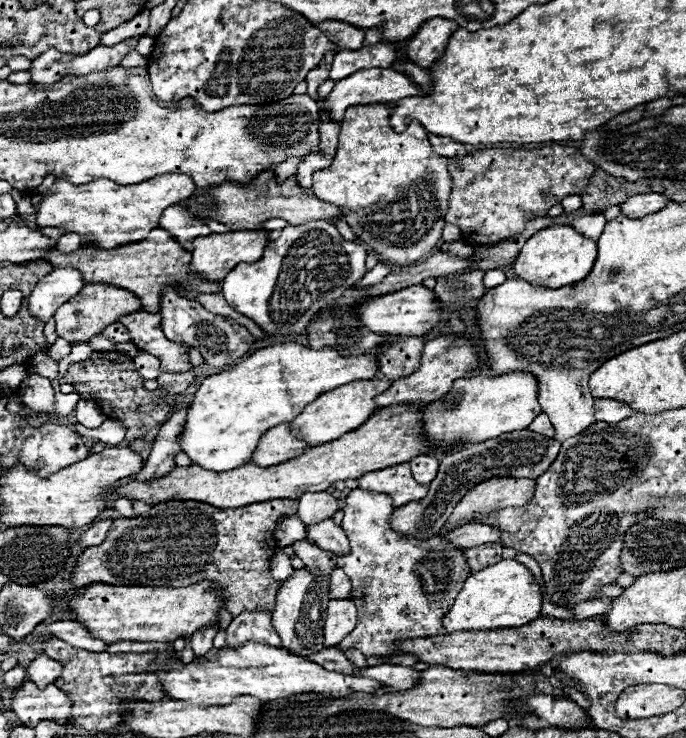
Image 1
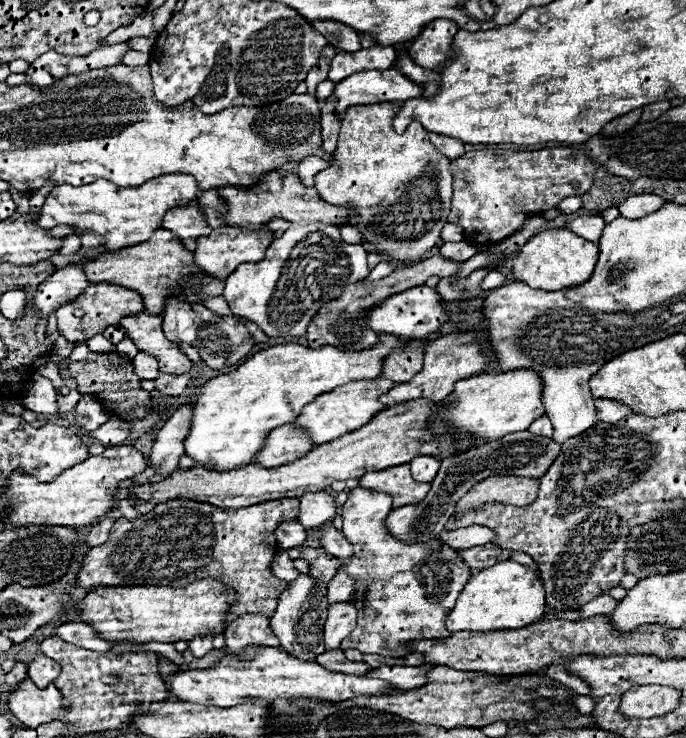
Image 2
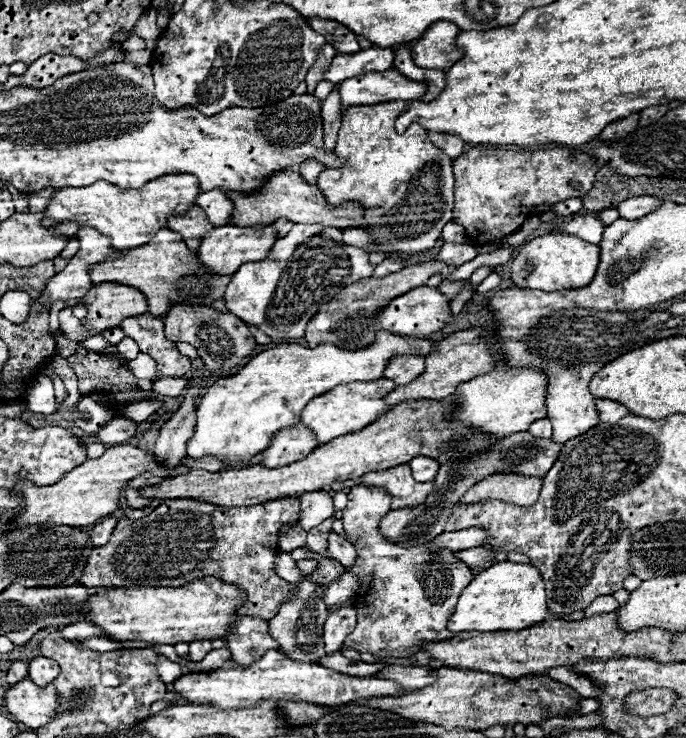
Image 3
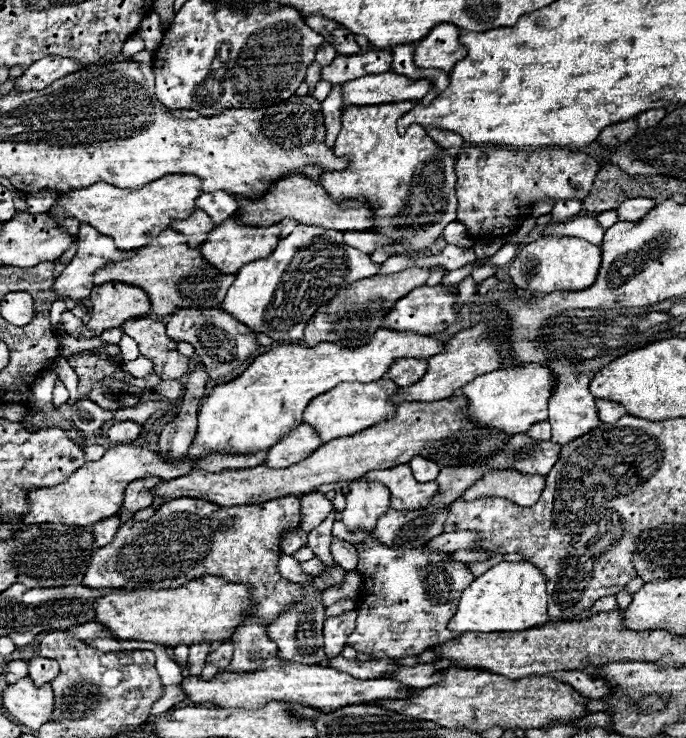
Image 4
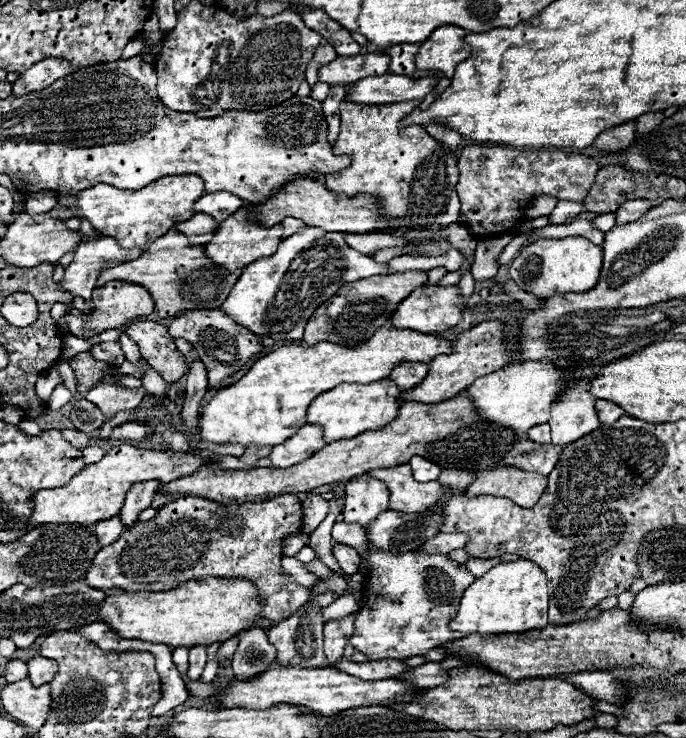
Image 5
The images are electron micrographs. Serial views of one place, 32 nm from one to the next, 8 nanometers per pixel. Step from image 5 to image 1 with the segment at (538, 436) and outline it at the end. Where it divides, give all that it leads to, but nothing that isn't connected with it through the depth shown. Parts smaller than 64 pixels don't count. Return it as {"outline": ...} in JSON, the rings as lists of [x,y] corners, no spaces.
{"outline":[[[540,412],[528,428],[532,432],[538,432],[538,434],[544,434],[544,436],[550,436],[550,438],[554,436],[554,426],[550,424],[550,420],[548,420],[548,416],[544,412]]]}

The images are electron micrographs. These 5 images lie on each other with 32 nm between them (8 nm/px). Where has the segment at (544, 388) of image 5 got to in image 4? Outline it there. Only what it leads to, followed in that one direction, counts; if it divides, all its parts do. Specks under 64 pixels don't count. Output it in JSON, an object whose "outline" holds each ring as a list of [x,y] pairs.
{"outline":[[[524,364],[524,366],[508,366],[476,380],[464,384],[458,392],[468,400],[468,420],[476,420],[476,424],[484,424],[484,428],[492,428],[496,432],[520,434],[528,432],[528,428],[540,420],[548,418],[548,396],[552,390],[552,372],[540,364]]]}

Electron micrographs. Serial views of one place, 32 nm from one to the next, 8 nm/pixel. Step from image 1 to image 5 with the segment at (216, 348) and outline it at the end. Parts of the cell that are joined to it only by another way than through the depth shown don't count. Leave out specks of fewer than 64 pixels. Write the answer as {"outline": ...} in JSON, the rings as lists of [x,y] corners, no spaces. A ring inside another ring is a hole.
{"outline":[[[184,310],[172,318],[172,322],[168,324],[168,334],[172,338],[184,338],[194,346],[196,354],[210,372],[208,374],[210,388],[224,386],[228,376],[240,370],[250,358],[254,358],[264,348],[254,332],[248,332],[248,328],[236,324],[222,310]],[[212,372],[220,372],[220,374],[212,374]]]}

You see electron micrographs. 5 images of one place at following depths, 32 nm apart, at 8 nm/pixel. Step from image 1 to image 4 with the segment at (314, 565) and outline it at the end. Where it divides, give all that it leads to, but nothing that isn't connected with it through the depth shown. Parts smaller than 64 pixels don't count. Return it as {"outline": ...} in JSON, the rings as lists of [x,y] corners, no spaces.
{"outline":[[[326,566],[326,570],[322,572],[322,574],[318,574],[318,576],[314,576],[312,578],[312,584],[314,584],[314,588],[318,588],[318,590],[326,590],[326,588],[330,588],[330,586],[334,586],[334,584],[342,584],[342,578],[344,578],[344,570],[340,568],[340,566]]]}

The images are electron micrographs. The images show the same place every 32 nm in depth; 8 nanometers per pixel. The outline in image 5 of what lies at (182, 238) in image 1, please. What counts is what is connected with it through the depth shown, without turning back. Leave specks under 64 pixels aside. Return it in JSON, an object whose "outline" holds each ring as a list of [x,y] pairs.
{"outline":[[[198,212],[190,220],[174,224],[174,228],[186,236],[200,236],[200,234],[214,234],[214,230],[218,228],[218,222],[212,220],[210,216],[204,216],[202,212]]]}

